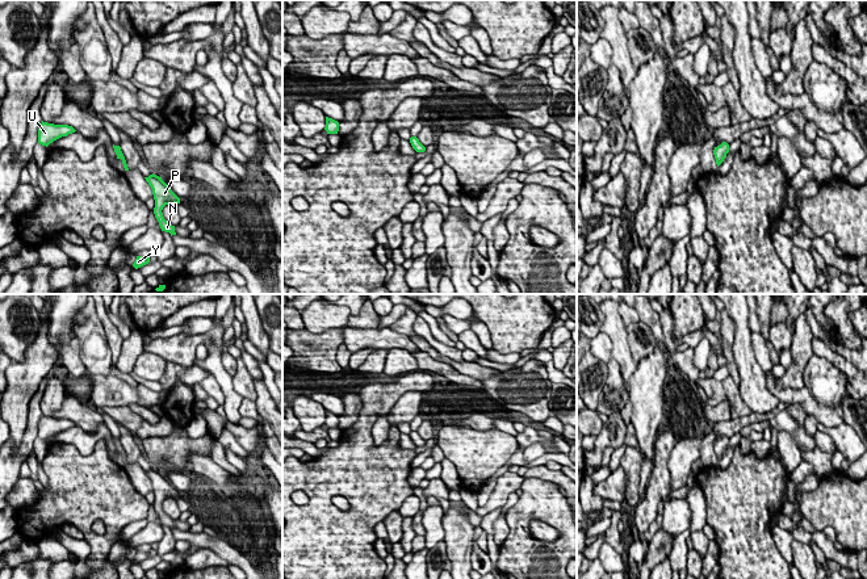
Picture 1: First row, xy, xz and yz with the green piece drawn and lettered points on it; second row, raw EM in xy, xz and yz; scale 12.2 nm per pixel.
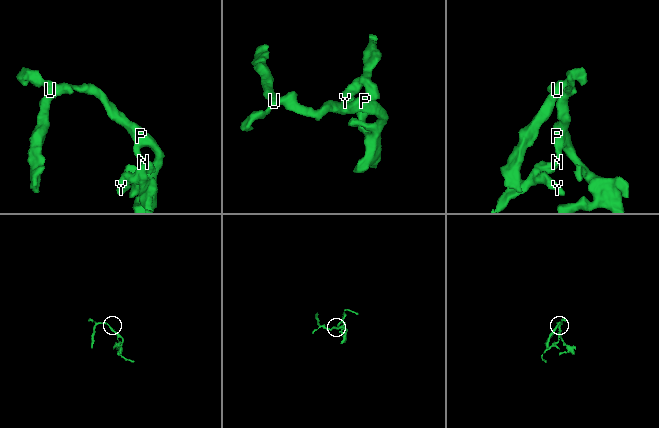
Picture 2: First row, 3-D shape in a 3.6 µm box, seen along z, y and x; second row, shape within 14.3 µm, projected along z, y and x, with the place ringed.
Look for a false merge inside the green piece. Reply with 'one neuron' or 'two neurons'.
two neurons

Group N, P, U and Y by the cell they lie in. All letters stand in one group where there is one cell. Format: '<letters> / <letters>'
N P Y / U

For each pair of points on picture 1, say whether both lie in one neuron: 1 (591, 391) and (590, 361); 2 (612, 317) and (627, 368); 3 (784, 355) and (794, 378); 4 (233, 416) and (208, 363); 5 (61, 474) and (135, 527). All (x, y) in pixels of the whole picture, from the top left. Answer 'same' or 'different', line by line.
1: same
2: same
3: different
4: same
5: different

